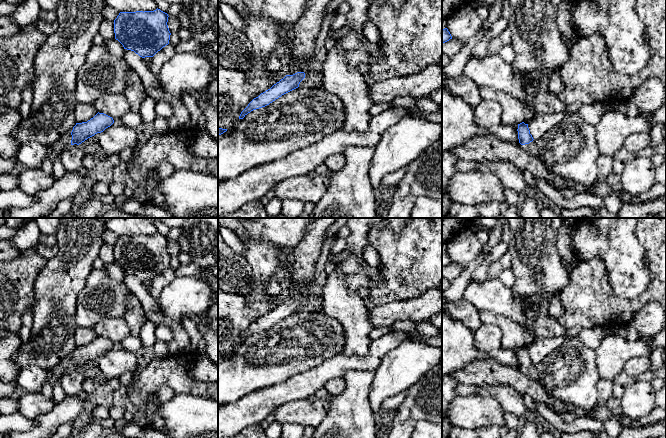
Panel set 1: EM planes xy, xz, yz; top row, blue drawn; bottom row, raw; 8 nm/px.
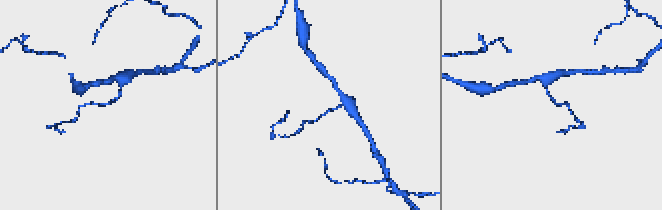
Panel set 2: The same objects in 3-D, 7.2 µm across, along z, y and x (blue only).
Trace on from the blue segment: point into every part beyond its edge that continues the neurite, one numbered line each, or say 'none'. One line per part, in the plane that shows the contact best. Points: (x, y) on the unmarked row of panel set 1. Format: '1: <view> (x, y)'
none

